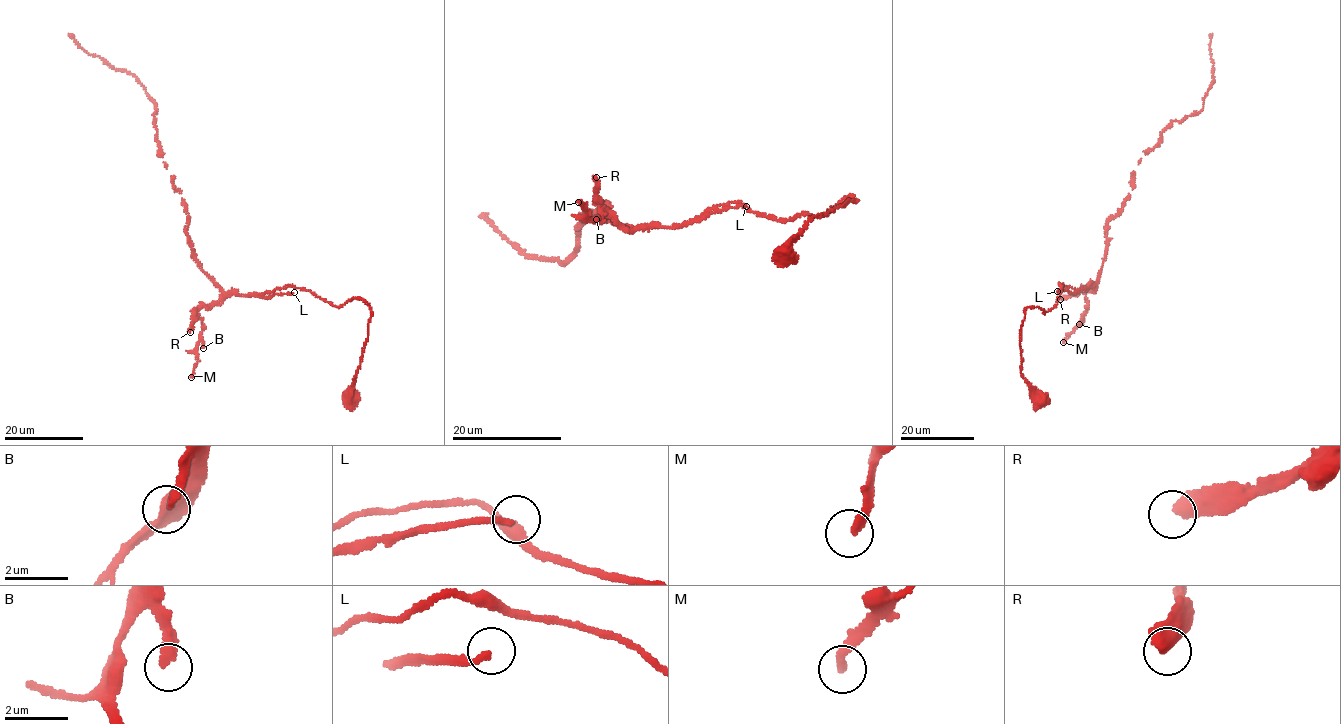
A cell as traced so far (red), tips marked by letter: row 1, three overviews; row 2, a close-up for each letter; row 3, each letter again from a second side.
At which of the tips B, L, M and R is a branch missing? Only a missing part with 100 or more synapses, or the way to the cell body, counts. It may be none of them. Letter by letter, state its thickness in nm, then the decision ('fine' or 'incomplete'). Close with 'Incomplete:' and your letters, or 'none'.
B: 280 nm | fine
L: 130 nm | fine
M: 240 nm | fine
R: 480 nm | incomplete
Incomplete: R

